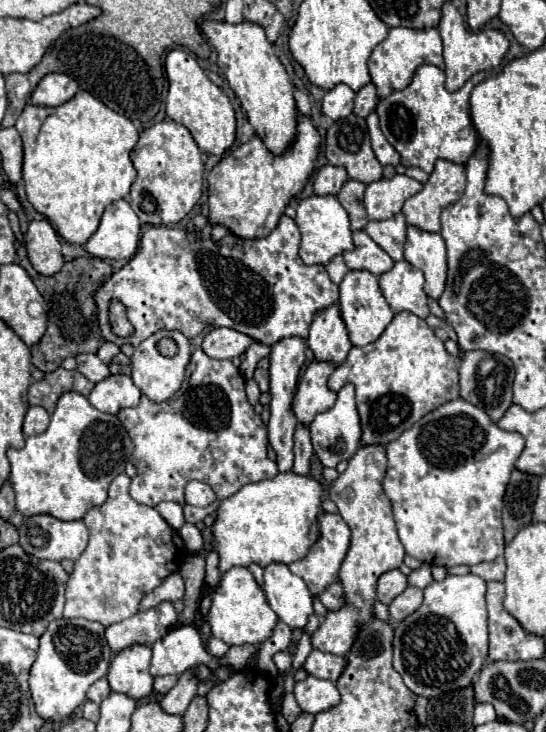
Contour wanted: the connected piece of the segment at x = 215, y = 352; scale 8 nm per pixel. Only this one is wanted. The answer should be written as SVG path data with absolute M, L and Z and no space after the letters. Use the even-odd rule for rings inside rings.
M214 328L210 330L204 340L202 340L202 350L204 354L208 354L210 358L216 360L230 360L234 356L240 356L242 352L246 352L246 348L252 344L254 340L242 332L236 332L232 328Z

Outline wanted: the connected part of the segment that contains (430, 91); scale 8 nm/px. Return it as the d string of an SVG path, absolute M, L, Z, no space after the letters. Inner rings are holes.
M424 64L416 70L414 80L408 88L400 92L392 92L388 98L380 100L376 112L380 116L380 130L386 140L400 154L402 164L406 168L418 166L424 172L432 172L434 162L438 158L450 160L454 164L464 166L468 158L478 148L478 134L470 120L470 92L476 84L480 84L486 74L474 74L458 92L446 92L444 88L444 72L432 64Z

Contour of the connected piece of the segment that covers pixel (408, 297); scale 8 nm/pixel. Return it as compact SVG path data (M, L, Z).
M396 262L388 272L378 276L382 294L394 314L412 312L418 318L428 318L428 296L424 294L424 274L410 262Z

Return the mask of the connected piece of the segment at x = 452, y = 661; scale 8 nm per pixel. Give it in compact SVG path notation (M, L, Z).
M446 576L444 582L432 582L424 588L422 606L394 626L394 670L416 696L438 698L444 692L460 690L472 684L472 678L484 666L488 656L488 628L486 628L486 582L480 576Z

